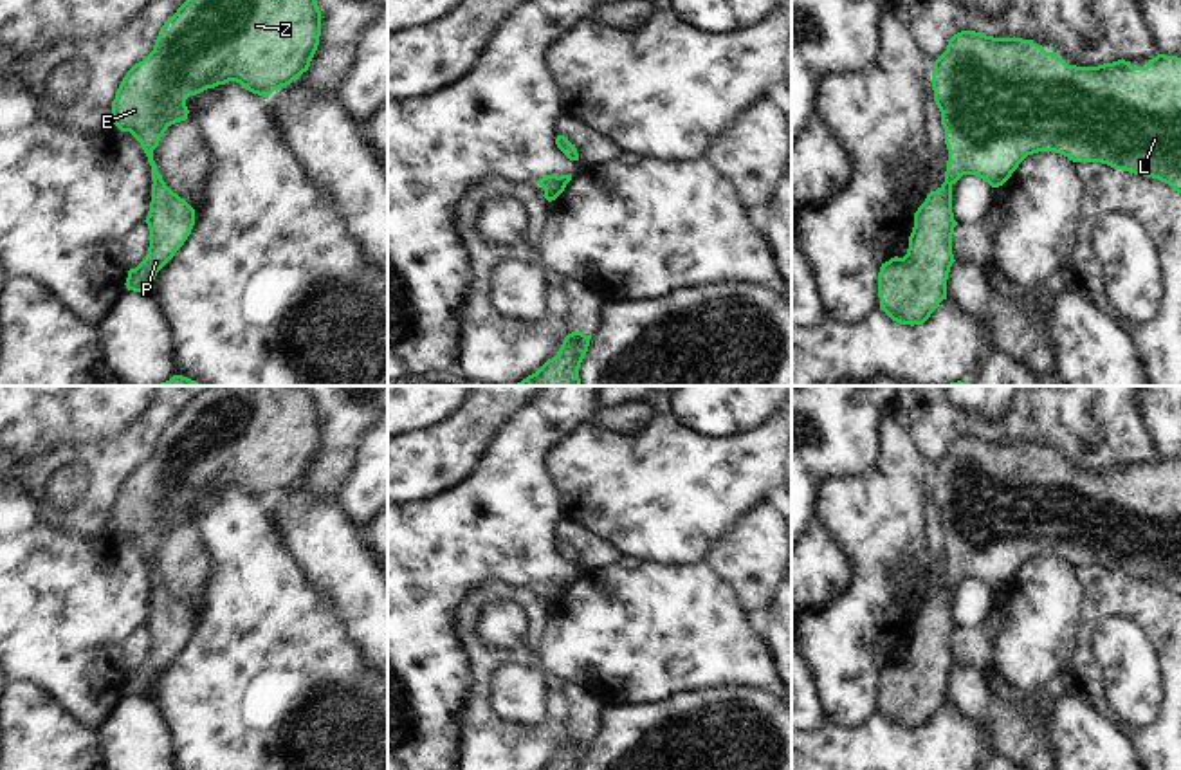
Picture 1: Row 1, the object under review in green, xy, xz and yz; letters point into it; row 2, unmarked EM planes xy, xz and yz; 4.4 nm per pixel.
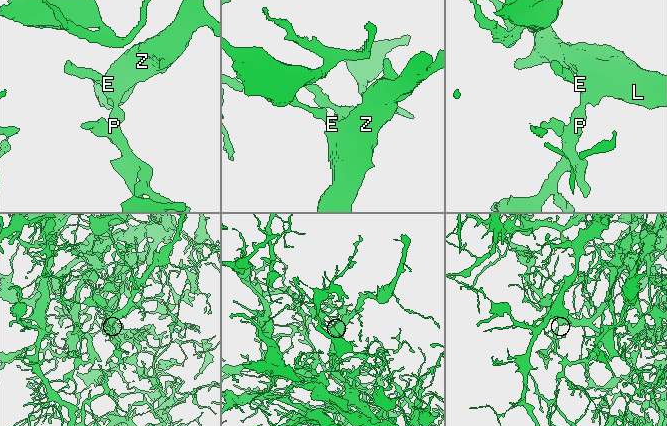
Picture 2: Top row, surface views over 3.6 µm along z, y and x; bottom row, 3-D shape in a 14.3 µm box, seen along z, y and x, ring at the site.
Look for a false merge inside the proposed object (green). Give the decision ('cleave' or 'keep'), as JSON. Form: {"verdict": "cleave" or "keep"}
{"verdict": "keep"}

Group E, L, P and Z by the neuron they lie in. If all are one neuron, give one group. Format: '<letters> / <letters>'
E L P Z

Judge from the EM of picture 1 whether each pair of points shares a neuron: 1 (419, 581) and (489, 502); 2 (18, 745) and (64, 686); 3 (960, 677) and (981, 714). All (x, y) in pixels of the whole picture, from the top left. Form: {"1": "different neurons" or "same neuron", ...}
{"1": "same neuron", "2": "different neurons", "3": "same neuron"}

